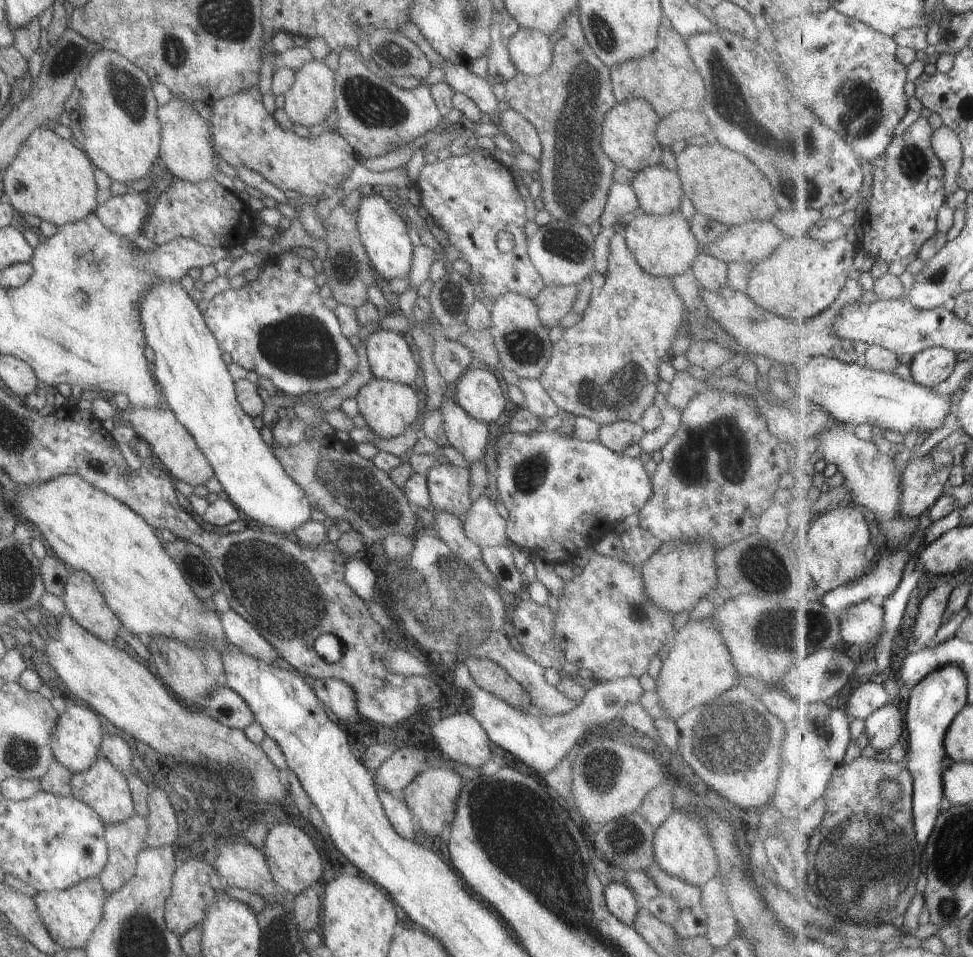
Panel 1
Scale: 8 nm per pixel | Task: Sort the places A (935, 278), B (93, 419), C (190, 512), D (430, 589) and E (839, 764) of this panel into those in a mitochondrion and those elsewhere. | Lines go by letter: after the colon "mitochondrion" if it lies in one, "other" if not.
A: mitochondrion
B: other
C: other
D: mitochondrion
E: other

